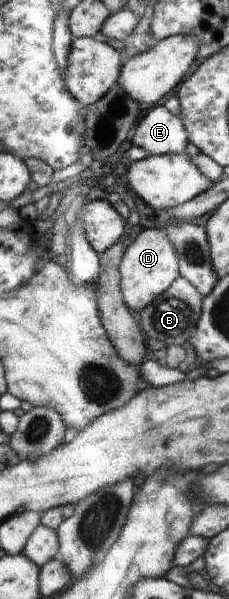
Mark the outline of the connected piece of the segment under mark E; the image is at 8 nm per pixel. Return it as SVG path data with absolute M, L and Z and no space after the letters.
M163 105L153 107L141 116L135 129L130 141L151 155L185 152L185 145L189 142L183 122Z

